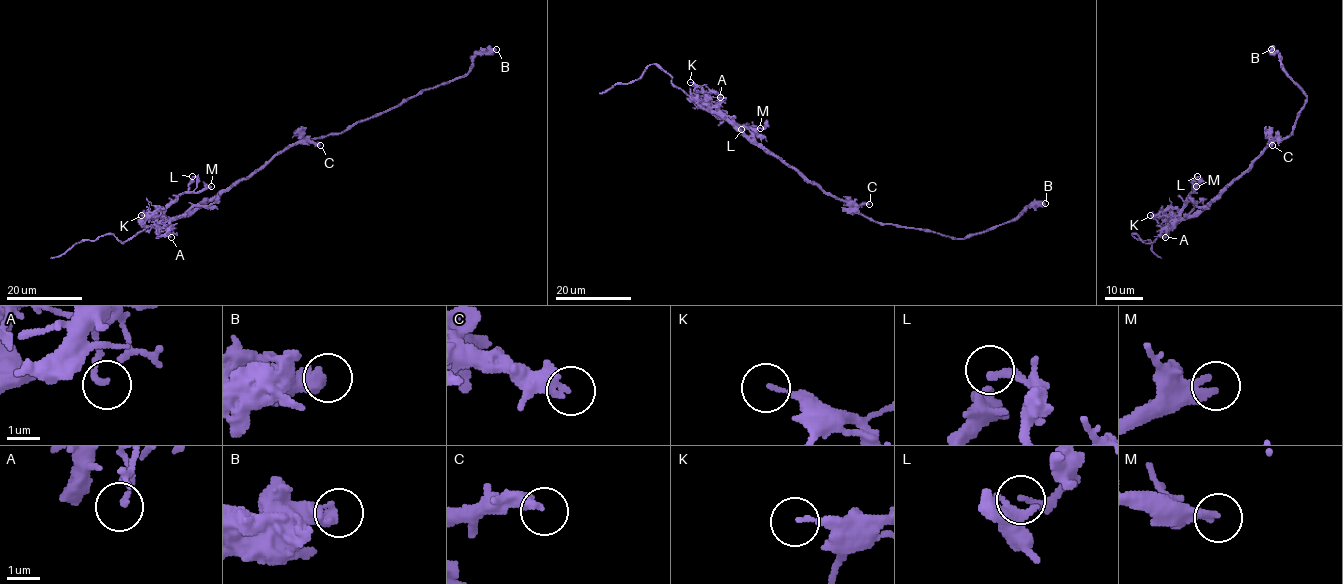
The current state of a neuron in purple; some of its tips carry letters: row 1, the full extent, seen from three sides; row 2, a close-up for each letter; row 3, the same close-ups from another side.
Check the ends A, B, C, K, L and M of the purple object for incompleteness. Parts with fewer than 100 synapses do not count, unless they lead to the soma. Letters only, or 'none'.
none

